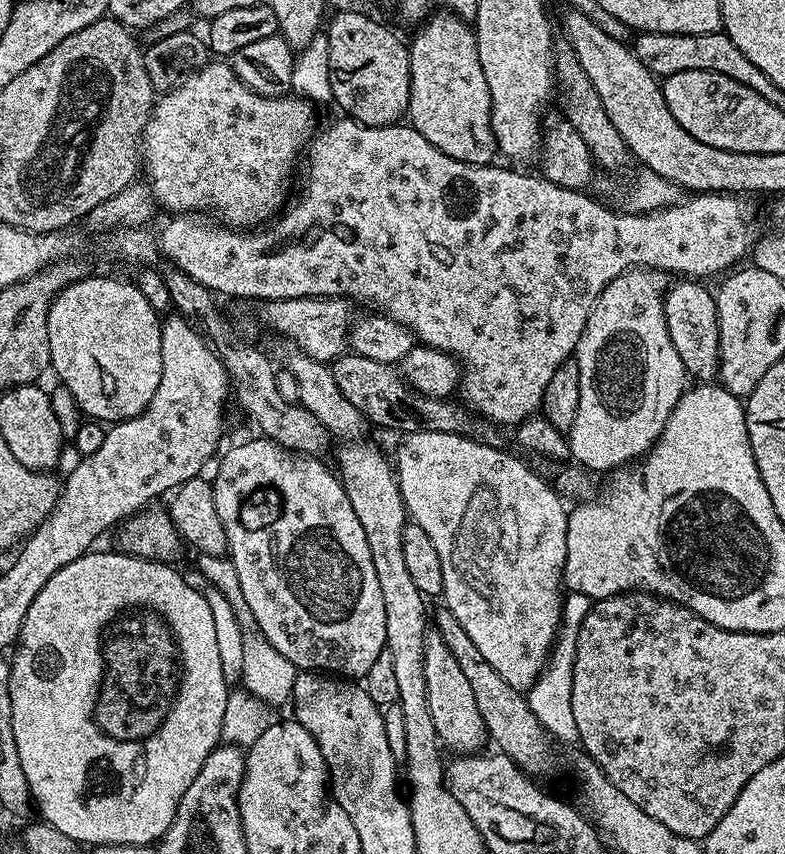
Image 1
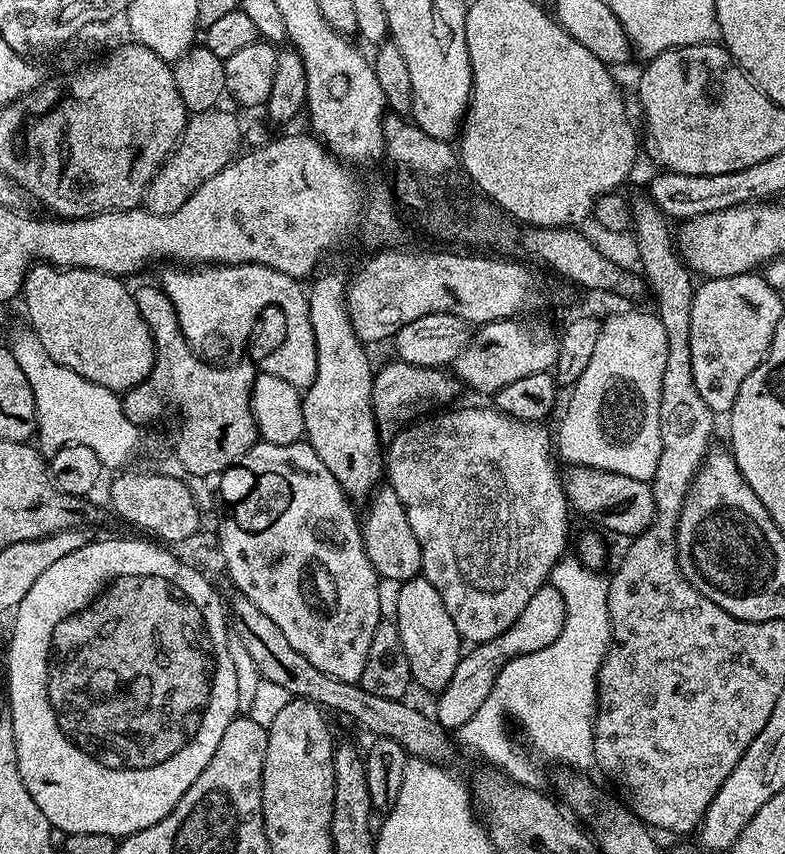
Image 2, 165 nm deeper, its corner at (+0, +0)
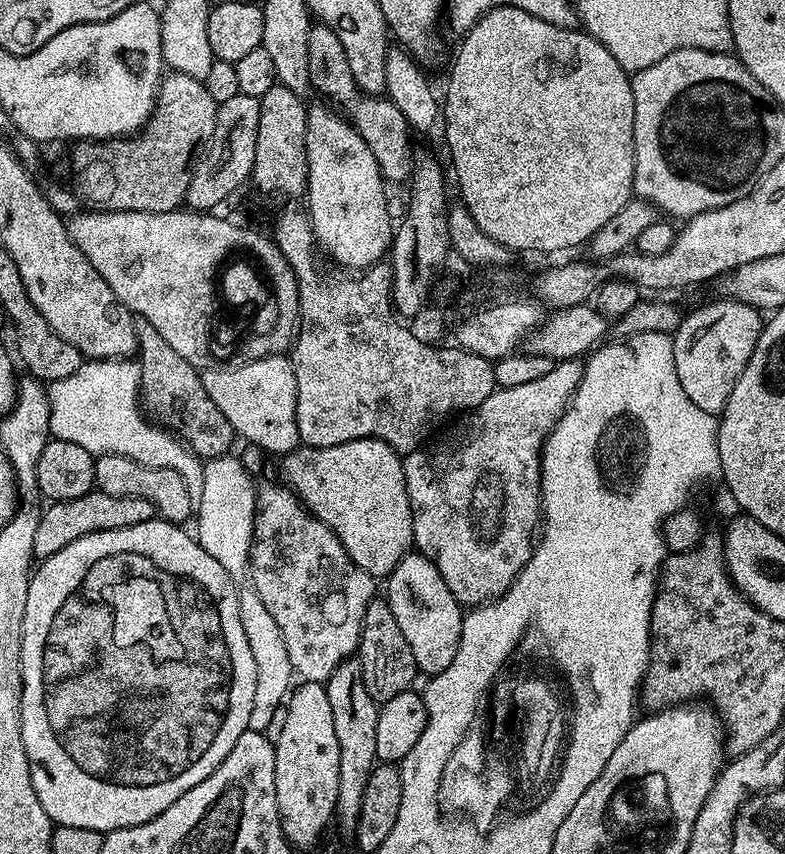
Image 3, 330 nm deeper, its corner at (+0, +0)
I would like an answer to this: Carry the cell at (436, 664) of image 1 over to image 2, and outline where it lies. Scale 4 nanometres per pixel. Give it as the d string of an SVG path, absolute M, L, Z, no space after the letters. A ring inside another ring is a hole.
M406 580L399 588L394 623L398 626L398 634L402 634L406 658L410 658L413 681L417 685L421 684L426 691L439 694L453 677L462 655L462 641L454 626L454 618L450 618L450 613L442 602L442 594L434 590L429 580Z

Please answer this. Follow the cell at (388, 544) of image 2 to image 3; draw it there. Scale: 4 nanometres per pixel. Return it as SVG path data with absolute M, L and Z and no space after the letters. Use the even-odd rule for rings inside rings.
M365 435L364 440L344 440L341 444L324 444L321 448L307 448L301 446L295 448L293 452L285 452L279 457L280 474L283 480L294 492L296 492L300 501L311 515L317 516L326 526L330 526L334 530L334 534L342 542L342 546L346 550L346 554L350 554L350 558L362 570L366 570L366 574L370 574L374 578L387 578L394 570L394 566L398 566L398 562L402 562L402 558L413 551L414 541L412 538L412 511L410 510L410 498L406 494L406 474L404 473L404 462L402 457L394 451L386 442L376 439L375 436Z

